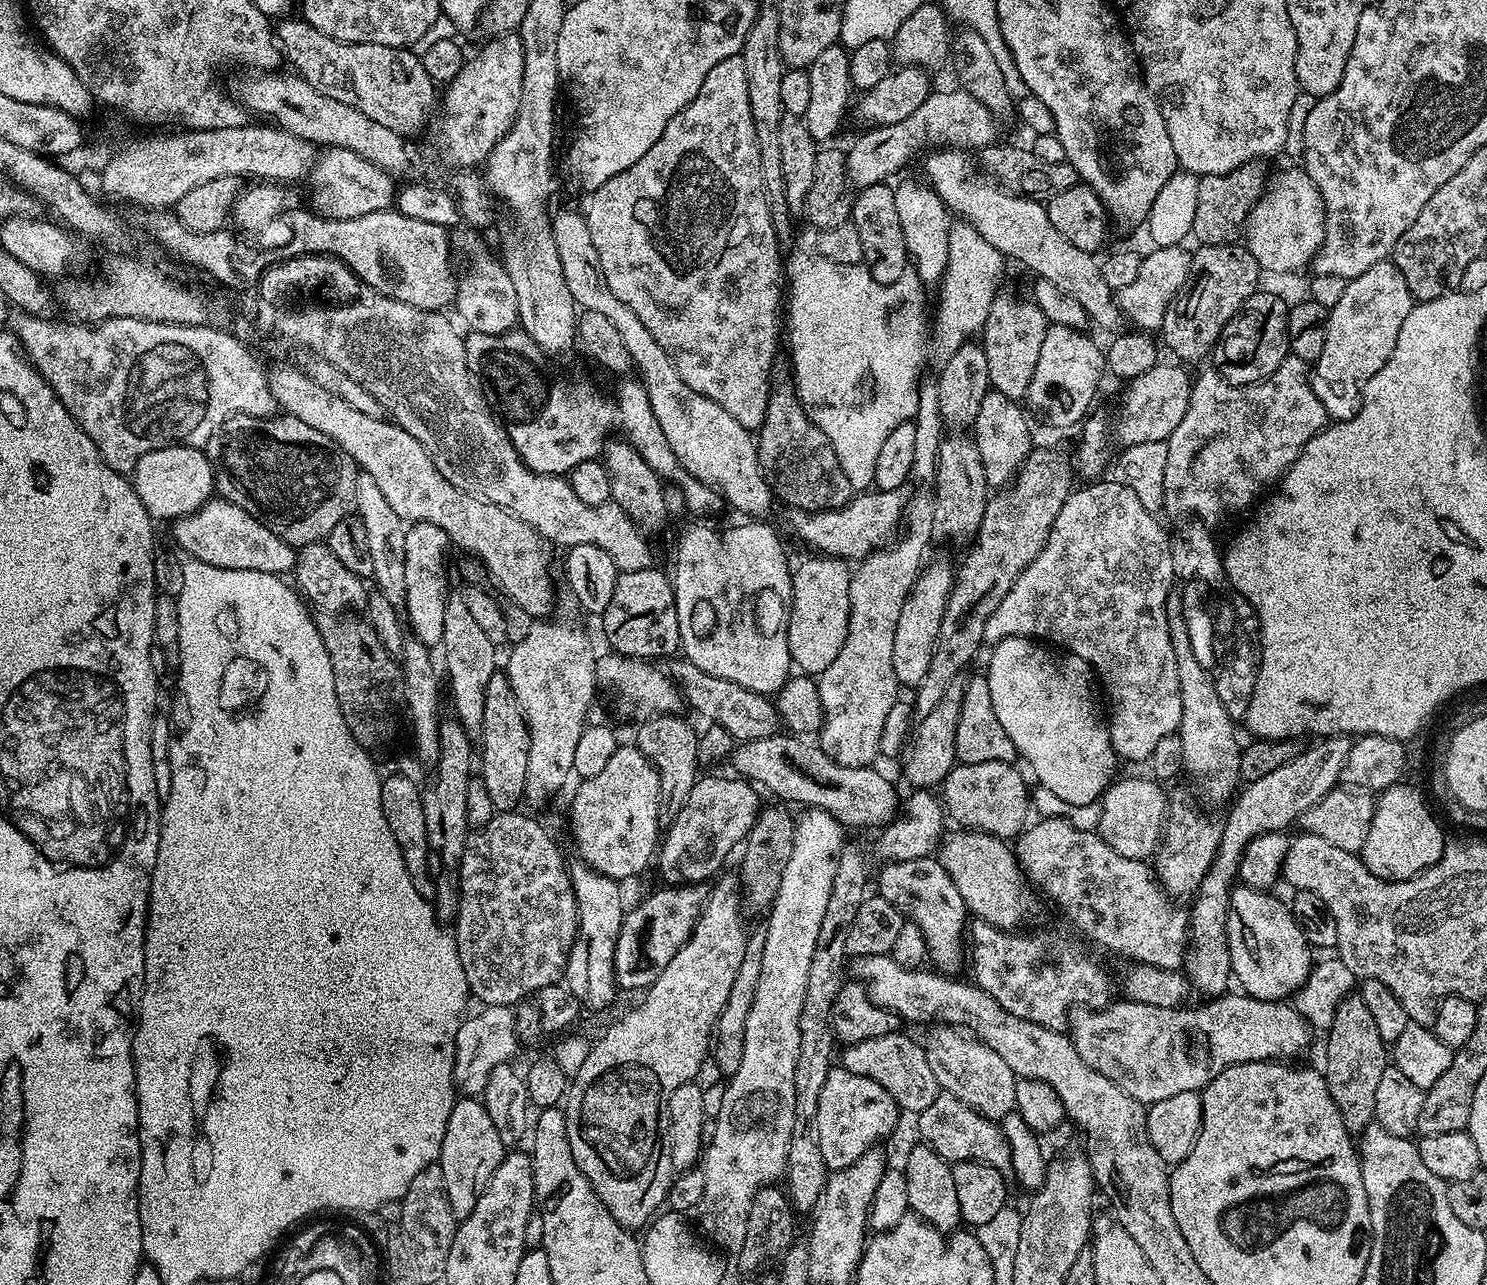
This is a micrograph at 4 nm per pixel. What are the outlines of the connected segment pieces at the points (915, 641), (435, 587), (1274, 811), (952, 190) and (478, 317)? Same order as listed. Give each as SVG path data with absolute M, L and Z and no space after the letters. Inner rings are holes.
M936 560L931 564L932 561L921 571L916 585L910 590L902 614L898 614L898 630L894 630L894 674L902 686L915 686L926 678L930 654L934 654L938 630L942 626L942 614L948 595L952 593L954 564L948 560Z
M415 521L409 525L405 545L406 598L404 599L404 614L415 639L427 644L430 648L439 645L442 630L445 629L443 615L450 595L446 568L448 548L450 549L450 541L440 526L424 521Z
M1329 736L1313 744L1316 744L1313 748L1305 747L1297 756L1290 758L1286 766L1278 766L1278 770L1258 778L1258 782L1244 784L1227 809L1228 818L1222 822L1224 829L1216 857L1210 870L1206 870L1206 878L1202 878L1188 912L1188 947L1182 971L1188 977L1189 985L1195 991L1197 988L1204 998L1225 995L1229 991L1228 980L1230 984L1233 979L1226 926L1230 914L1230 898L1238 880L1246 846L1267 832L1288 830L1306 810L1310 810L1310 806L1326 798L1326 794L1330 794L1341 783L1352 740L1347 736Z
M932 150L923 157L923 179L927 187L935 190L949 213L956 215L957 212L960 215L957 217L973 224L978 234L990 242L990 246L994 246L1006 258L1012 259L1013 256L1022 267L1033 272L1033 277L1054 282L1058 290L1070 294L1070 298L1076 299L1088 311L1089 321L1093 325L1119 329L1122 313L1112 288L1106 284L1106 278L1102 278L1097 257L1091 252L1078 250L1074 242L1066 242L1066 238L1054 230L1048 209L1039 199L1004 191L999 184L981 174L973 157L971 160L968 156L971 155L964 150Z
M461 227L461 232L453 231L450 243L457 253L460 252L469 260L468 269L464 276L459 277L456 285L454 309L474 332L491 333L493 330L504 330L517 323L516 303L518 294L514 294L514 282L510 282L510 274L499 259L496 260L488 253L484 240L479 231L471 227Z

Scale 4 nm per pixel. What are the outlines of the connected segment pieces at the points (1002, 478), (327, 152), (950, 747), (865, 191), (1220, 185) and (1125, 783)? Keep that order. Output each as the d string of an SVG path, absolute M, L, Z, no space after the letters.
M989 390L986 398L982 398L982 407L978 409L978 418L974 425L974 439L982 458L982 466L986 470L989 489L1008 487L1020 473L1022 462L1034 447L1032 428L1028 425L1029 413L1020 407L1017 401L1006 398L1006 394L995 390Z
M325 147L324 152L315 157L308 169L306 185L312 191L312 200L317 204L319 215L330 220L342 218L362 218L362 214L374 214L393 207L398 191L393 173L383 172L374 162L366 162L362 154L354 154L354 150Z
M956 679L946 689L946 694L942 694L938 706L934 706L934 710L930 710L930 714L926 714L926 718L922 718L915 725L910 736L910 743L902 756L904 776L913 784L911 786L913 789L932 790L935 789L935 784L936 787L943 785L946 774L950 774L950 770L956 767L958 763L956 759L956 735L962 714L965 687L963 679Z
M891 183L875 184L859 189L852 202L851 224L858 230L862 241L863 265L876 282L898 282L910 268L908 251L902 238L902 226L898 222L898 210L894 206L895 187Z
M1251 160L1238 170L1226 174L1210 174L1198 179L1198 202L1194 209L1191 239L1197 245L1231 244L1241 235L1250 210L1260 201L1270 179L1270 168L1264 160Z
M1128 776L1117 779L1109 786L1100 797L1100 819L1098 821L1098 831L1102 842L1106 846L1111 846L1122 858L1134 858L1135 860L1147 861L1160 846L1160 838L1164 835L1164 822L1168 815L1169 797L1164 797L1164 792L1155 779L1147 778L1143 780L1140 776Z

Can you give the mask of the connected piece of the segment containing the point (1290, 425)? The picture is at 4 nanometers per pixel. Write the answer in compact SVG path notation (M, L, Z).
M1289 354L1264 380L1253 384L1229 384L1219 372L1209 370L1192 381L1192 393L1182 422L1166 443L1165 513L1179 518L1195 518L1213 526L1227 516L1236 516L1257 503L1256 495L1267 484L1275 485L1298 458L1298 454L1329 423L1328 411L1312 389L1309 361Z

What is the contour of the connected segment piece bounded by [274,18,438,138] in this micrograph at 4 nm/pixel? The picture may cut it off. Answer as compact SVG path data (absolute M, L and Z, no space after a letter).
M303 18L292 19L281 19L275 25L276 39L283 59L292 63L291 71L310 82L314 90L326 94L326 98L346 102L346 106L354 106L354 110L362 110L366 118L374 118L374 122L386 126L386 130L394 130L405 138L411 137L411 132L418 131L428 115L433 115L438 104L437 85L433 84L430 74L426 74L423 59L411 50L377 44L347 44L338 38L330 38L330 34L322 34L322 30L314 30L314 26L307 24Z

